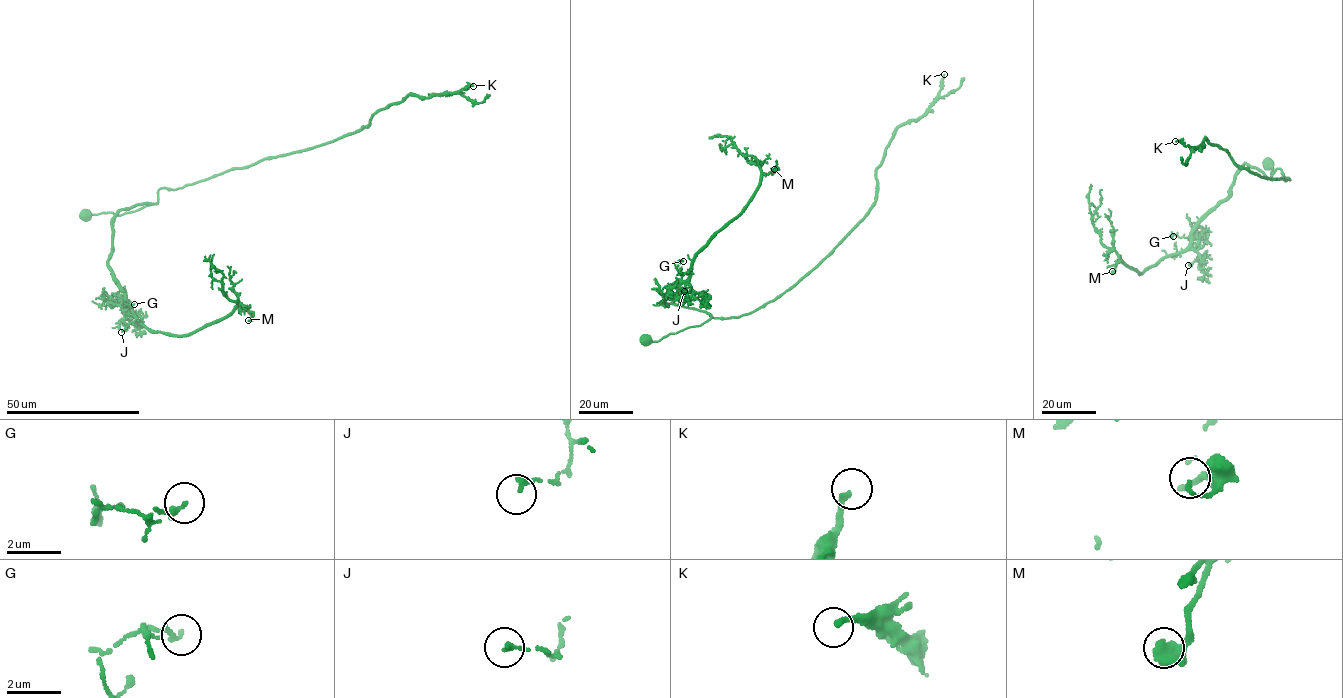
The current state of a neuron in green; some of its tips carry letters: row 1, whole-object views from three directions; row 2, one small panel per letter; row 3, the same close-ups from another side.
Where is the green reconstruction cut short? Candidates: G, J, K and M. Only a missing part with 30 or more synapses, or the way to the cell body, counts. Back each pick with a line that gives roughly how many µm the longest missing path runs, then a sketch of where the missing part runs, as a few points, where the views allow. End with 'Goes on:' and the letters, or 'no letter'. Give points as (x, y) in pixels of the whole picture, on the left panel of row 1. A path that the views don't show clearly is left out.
K: about 6 µm are missing
Goes on: K

